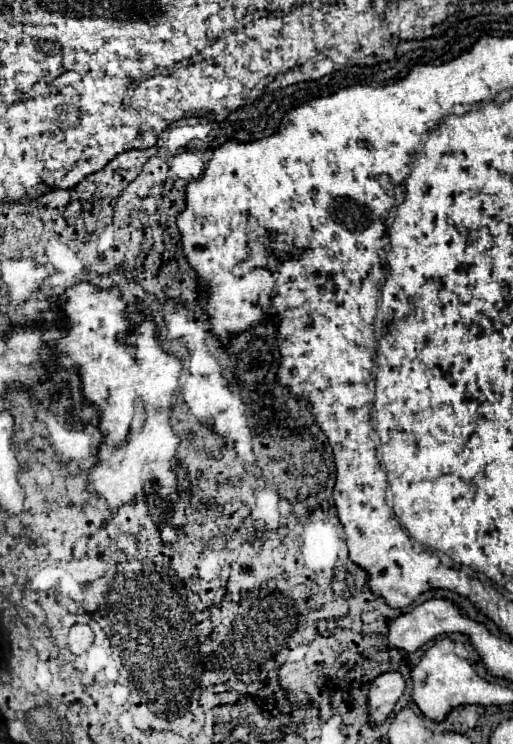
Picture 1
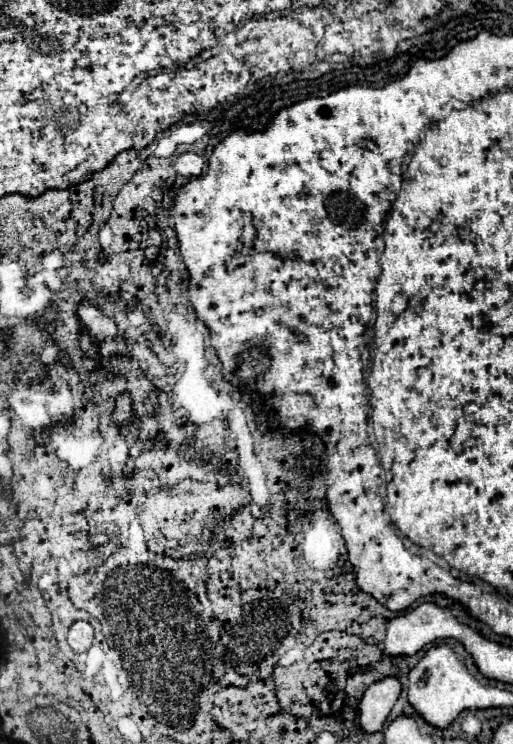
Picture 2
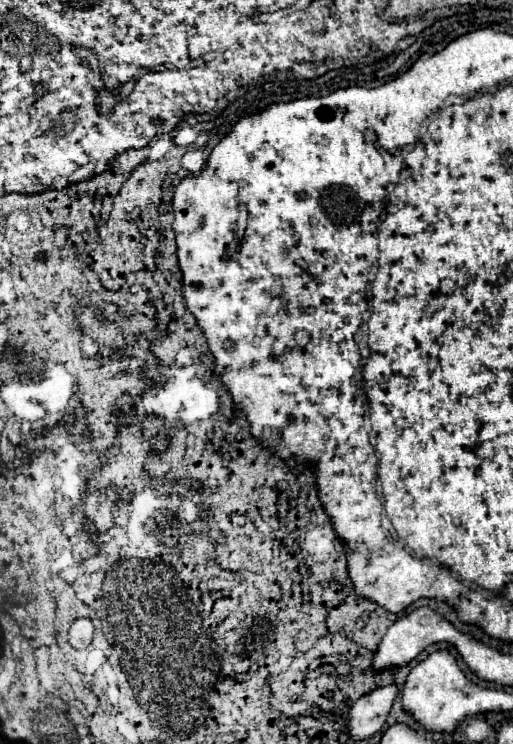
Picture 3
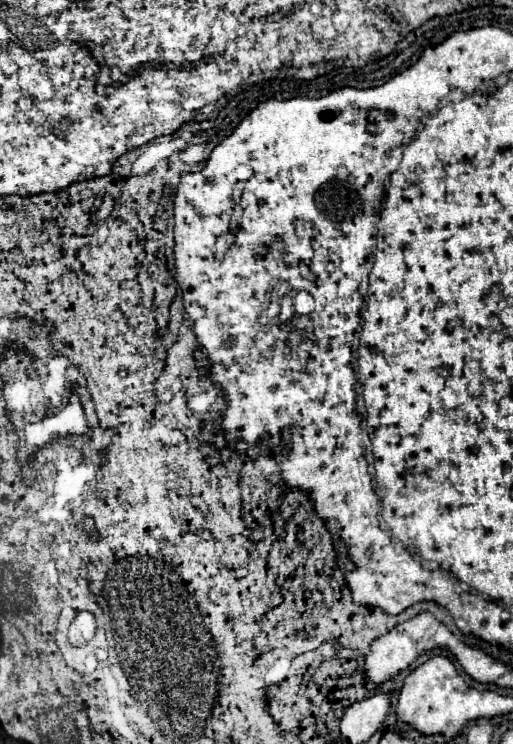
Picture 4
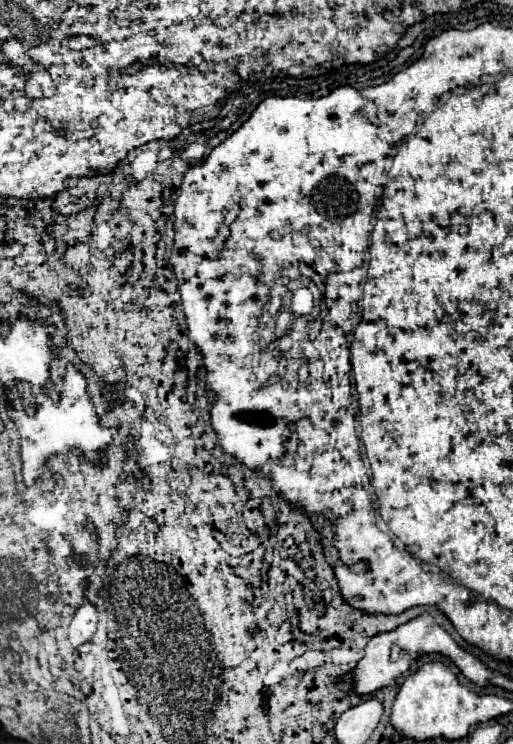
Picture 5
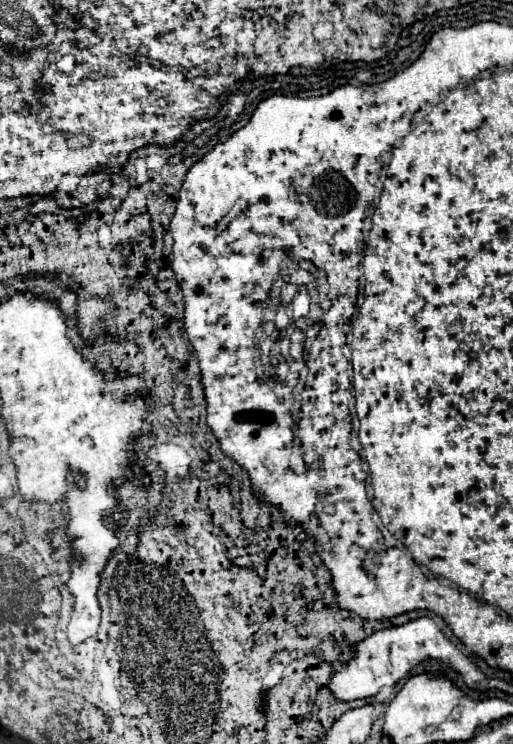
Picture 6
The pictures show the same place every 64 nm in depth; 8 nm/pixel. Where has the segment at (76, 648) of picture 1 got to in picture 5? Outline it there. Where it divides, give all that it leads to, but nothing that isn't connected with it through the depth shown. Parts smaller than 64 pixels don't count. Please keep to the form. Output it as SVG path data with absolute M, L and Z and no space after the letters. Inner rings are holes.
M84 598L68 628L70 644L78 646L78 644L88 642L96 632L96 624L98 624L98 608L88 598Z

